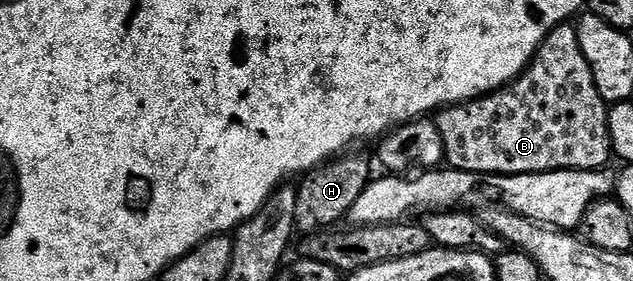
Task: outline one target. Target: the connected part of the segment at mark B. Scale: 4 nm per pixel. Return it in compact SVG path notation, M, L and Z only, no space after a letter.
M565 23L554 27L554 31L548 33L548 37L540 44L540 49L532 56L532 61L527 69L516 78L508 82L503 89L495 89L493 93L485 93L482 97L476 97L472 101L464 101L460 105L449 105L435 114L434 120L438 127L438 135L442 135L444 144L445 162L453 169L461 169L467 173L483 173L497 177L513 177L523 173L549 173L559 169L603 169L613 160L614 154L610 143L610 131L608 130L609 106L598 95L598 87L594 87L594 75L590 75L590 63L586 63L586 55L582 55L582 47L578 47L578 35L576 26Z

